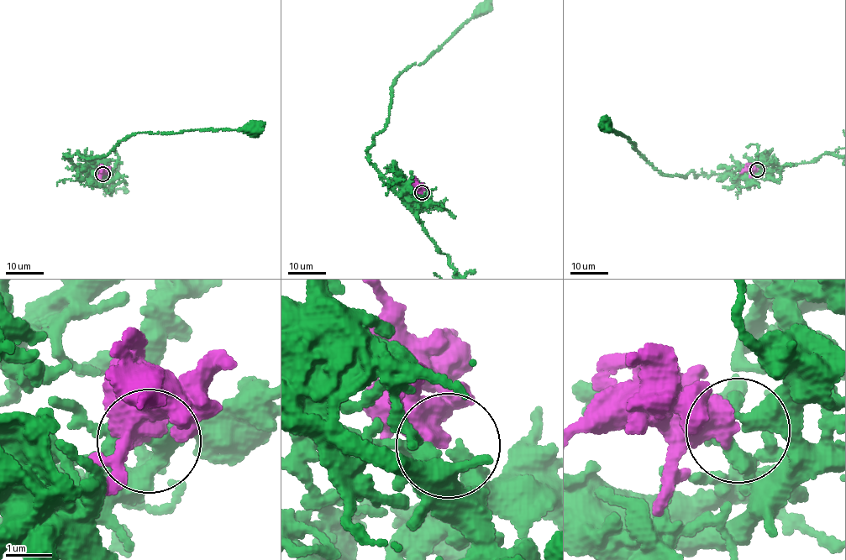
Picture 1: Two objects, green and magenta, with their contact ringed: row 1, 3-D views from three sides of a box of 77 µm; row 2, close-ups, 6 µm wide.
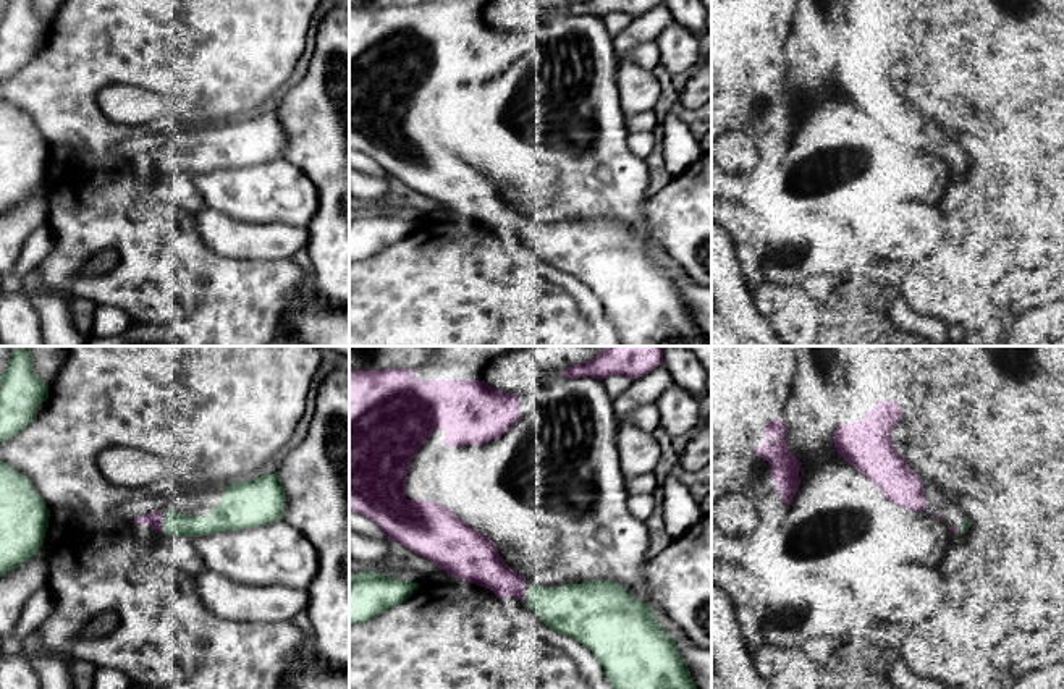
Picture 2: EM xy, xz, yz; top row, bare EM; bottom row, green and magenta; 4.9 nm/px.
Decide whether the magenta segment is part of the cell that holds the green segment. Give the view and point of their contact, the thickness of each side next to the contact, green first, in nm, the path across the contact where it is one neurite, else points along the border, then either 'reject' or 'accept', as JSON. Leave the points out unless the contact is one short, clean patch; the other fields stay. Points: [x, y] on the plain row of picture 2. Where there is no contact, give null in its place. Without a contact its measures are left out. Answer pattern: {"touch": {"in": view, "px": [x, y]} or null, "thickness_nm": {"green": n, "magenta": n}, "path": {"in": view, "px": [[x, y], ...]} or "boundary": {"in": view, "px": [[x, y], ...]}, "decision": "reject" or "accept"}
{"touch": {"in": "xy", "px": [164, 164]}, "thickness_nm": {"green": 110, "magenta": 80}, "decision": "accept"}

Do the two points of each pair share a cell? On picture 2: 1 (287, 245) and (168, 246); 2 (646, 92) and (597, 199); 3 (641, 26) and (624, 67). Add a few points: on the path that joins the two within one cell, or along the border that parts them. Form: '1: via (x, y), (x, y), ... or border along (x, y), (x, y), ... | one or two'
1: border along (193, 214), (198, 235), (214, 251), (244, 261) | two
2: border along (615, 78), (620, 110), (624, 115) | two
3: via (633, 36), (623, 46), (623, 57) | one

